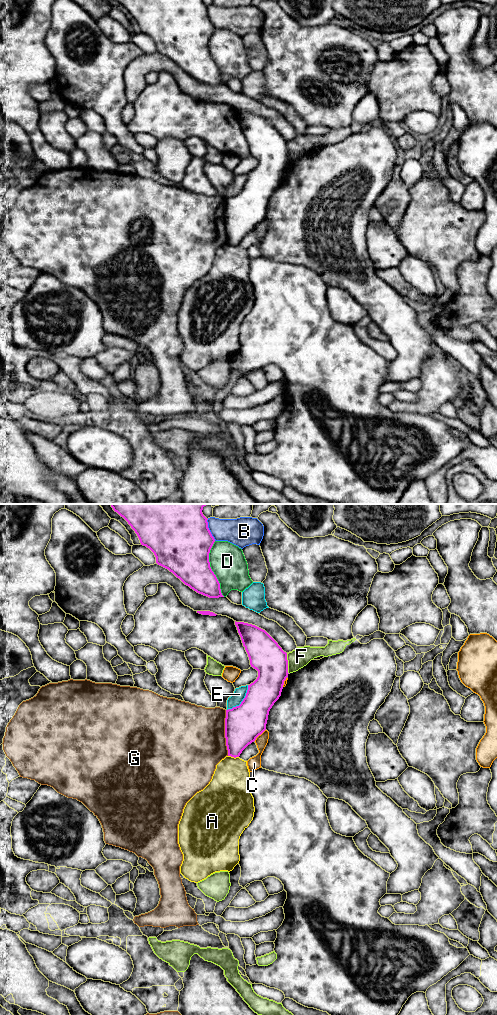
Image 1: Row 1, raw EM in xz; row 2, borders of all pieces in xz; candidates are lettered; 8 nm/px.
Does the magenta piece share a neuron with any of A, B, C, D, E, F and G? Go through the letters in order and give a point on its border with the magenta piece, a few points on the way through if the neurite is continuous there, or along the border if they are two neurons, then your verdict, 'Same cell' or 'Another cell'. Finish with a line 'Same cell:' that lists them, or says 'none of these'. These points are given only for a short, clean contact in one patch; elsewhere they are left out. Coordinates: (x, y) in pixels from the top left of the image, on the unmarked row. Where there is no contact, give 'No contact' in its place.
A: Touches magenta at xz (233, 244). Boundary: xz (228, 243), (238, 245). Another cell
B: Touches magenta at xz (209, 18). Another cell
C: Touches magenta at xz (259, 222). Another cell
D: Touches magenta at xz (211, 57). Another cell
E: Touches magenta at xz (242, 189). Boundary: xz (248, 173), (243, 188), (238, 193), (227, 198). Another cell
F: Touches magenta at xz (287, 151). Another cell
G: Touches magenta at xz (225, 221). Another cell
Same cell: none of these

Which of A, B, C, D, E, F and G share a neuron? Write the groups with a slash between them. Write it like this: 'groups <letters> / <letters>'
groups A / B / C / D / E / F / G

